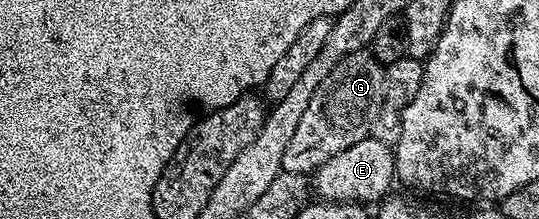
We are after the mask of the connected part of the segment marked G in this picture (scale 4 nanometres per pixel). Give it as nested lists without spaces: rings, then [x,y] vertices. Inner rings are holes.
[[[340,57],[319,87],[315,87],[307,111],[303,111],[303,119],[299,119],[299,128],[291,143],[287,143],[282,170],[304,173],[316,170],[339,151],[370,136],[369,124],[375,121],[381,108],[379,99],[385,99],[381,95],[381,69],[377,69],[369,57],[357,57],[357,61],[345,61]],[[300,127],[303,127],[303,135],[299,133]]]

